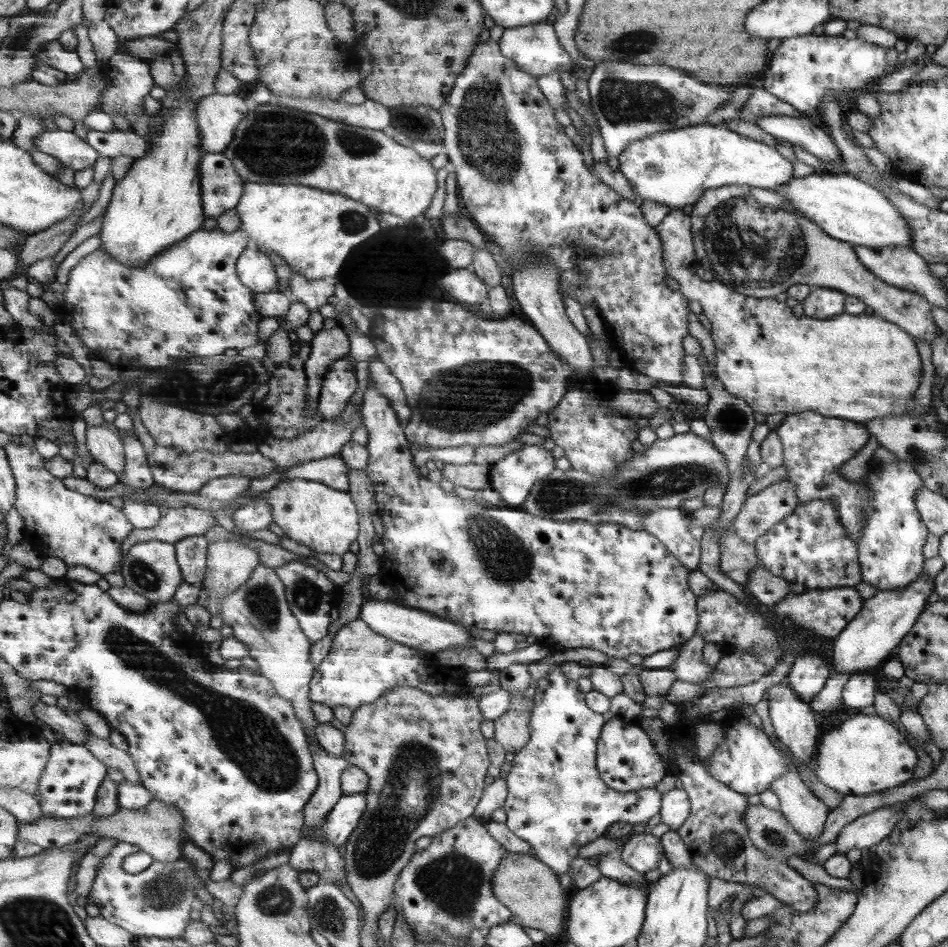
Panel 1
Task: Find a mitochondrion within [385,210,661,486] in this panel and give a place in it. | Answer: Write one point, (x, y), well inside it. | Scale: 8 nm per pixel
(487, 414)

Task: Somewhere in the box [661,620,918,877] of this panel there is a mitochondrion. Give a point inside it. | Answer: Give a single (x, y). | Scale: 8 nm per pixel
(727, 845)

